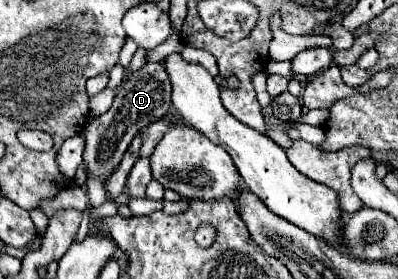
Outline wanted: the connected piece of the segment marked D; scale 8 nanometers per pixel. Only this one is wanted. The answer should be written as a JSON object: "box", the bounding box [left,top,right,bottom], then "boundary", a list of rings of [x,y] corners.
{"box":[83,62,171,180],"boundary":[[[147,62],[141,70],[133,72],[117,90],[113,106],[99,118],[89,118],[83,136],[85,136],[85,162],[87,174],[105,180],[119,166],[129,142],[139,134],[143,126],[149,126],[155,120],[161,120],[171,104],[171,82],[165,74],[163,62]]]}

